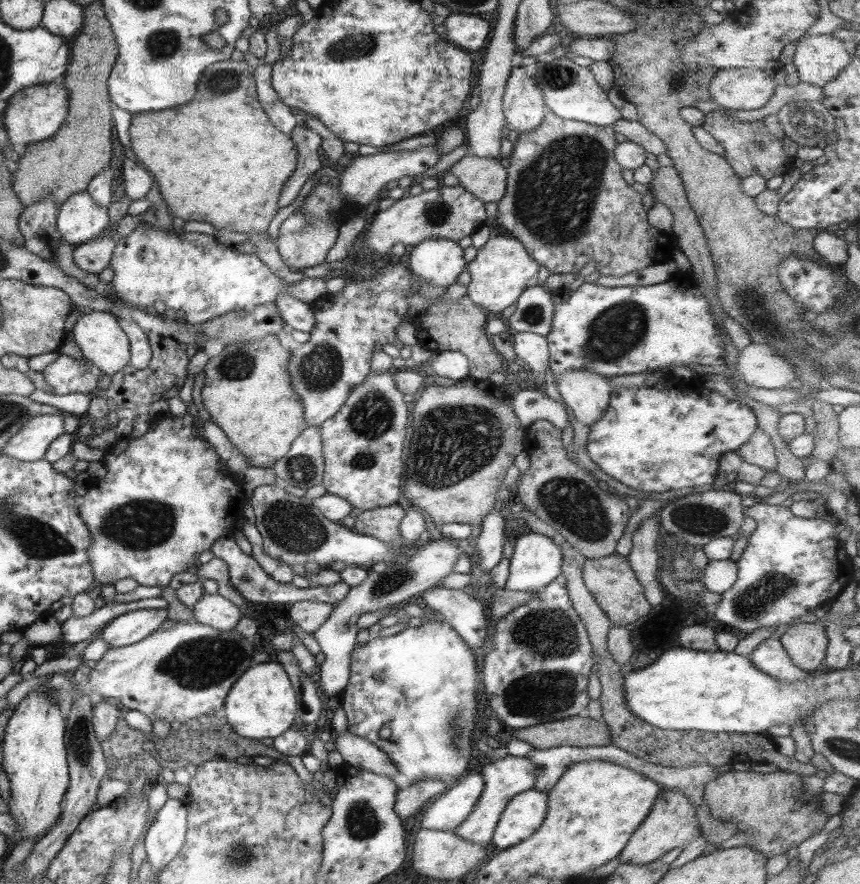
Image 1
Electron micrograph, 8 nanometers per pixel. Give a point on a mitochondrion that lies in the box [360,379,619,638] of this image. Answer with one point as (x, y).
(456, 442)

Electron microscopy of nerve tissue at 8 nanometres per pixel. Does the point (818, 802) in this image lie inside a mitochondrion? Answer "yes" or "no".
no

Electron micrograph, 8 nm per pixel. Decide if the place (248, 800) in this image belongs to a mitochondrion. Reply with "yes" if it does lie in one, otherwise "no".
no

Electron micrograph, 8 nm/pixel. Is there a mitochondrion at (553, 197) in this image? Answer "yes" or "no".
yes

